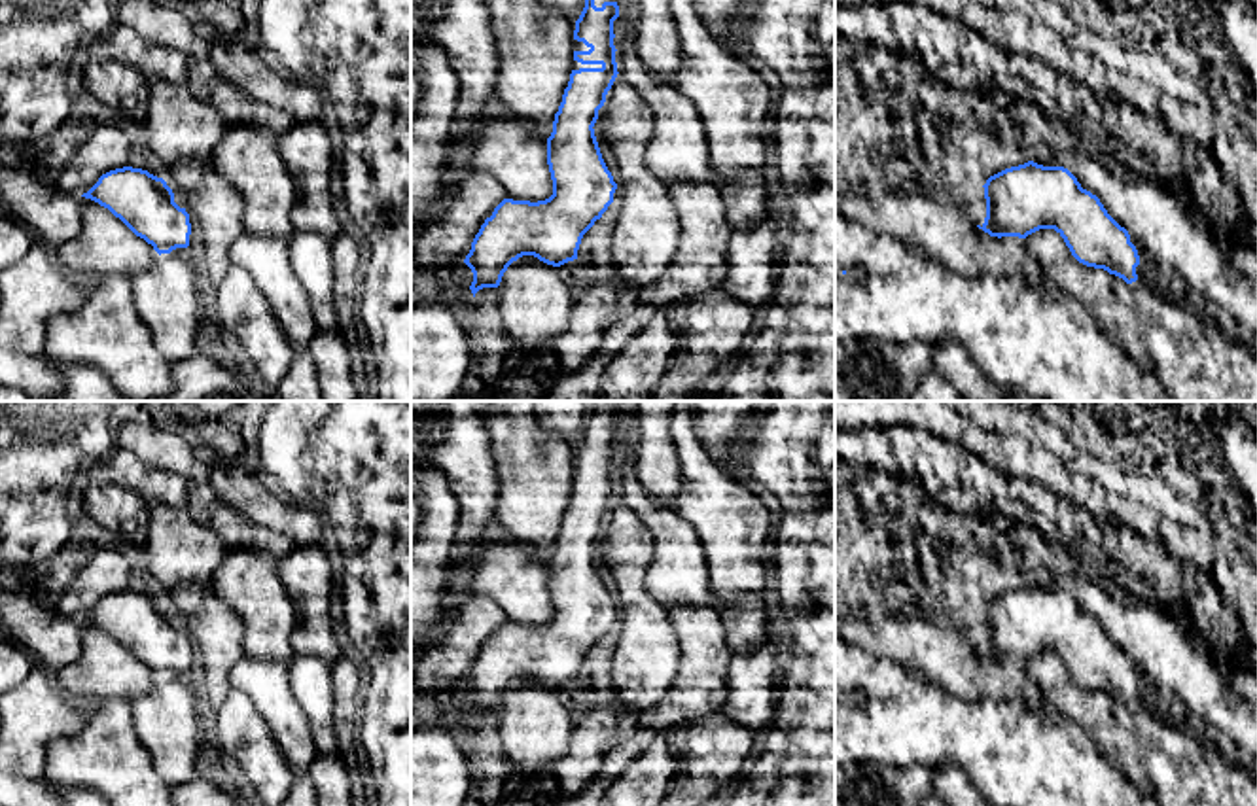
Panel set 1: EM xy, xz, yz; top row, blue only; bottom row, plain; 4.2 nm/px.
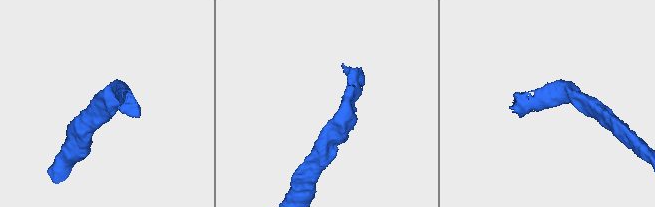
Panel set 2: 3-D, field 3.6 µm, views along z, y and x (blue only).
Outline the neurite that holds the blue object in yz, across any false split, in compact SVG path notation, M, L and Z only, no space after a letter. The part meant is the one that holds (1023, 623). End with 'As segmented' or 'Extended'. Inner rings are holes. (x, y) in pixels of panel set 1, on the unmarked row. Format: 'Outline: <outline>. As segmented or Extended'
Outline: M1028 585L990 600L983 611L986 641L977 651L990 660L1026 662L1039 653L1054 653L1079 687L1104 692L1126 708L1138 704L1136 691L1140 689L1140 679L1130 666L1128 655L1107 638L1096 619L1081 611L1068 592Z. As segmented

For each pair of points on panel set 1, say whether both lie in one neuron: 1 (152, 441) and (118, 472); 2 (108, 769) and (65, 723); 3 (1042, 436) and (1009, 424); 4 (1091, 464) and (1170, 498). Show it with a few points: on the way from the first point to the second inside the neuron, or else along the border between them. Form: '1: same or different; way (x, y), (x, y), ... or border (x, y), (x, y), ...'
1: different; border (118, 439), (133, 455)
2: different; border (86, 721), (48, 746), (46, 765)
3: same; way (1034, 432), (1017, 424)
4: same; way (1110, 477), (1151, 490)

